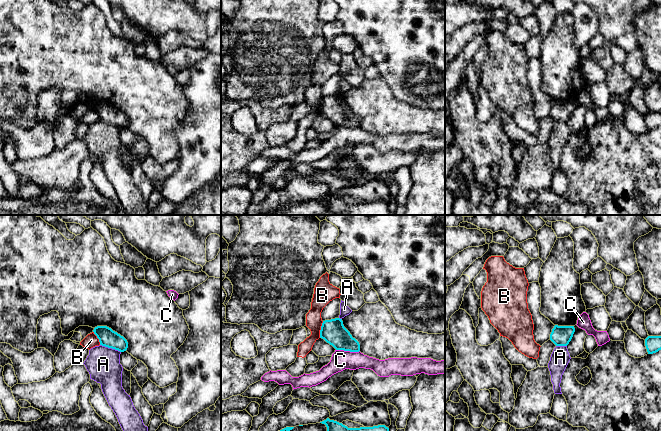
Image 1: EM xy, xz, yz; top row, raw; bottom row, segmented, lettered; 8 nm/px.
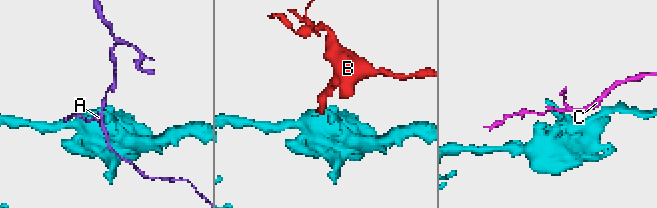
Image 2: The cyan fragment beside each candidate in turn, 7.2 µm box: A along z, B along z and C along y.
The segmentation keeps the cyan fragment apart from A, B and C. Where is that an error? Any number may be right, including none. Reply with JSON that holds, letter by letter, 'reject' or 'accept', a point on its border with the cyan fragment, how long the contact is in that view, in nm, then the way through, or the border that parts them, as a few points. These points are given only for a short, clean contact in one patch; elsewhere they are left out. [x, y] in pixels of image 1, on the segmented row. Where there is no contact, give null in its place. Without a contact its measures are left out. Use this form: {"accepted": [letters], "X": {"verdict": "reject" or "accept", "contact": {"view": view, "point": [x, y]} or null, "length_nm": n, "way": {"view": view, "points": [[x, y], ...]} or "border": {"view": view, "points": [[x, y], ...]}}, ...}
{"accepted": [], "A": {"verdict": "reject", "contact": {"view": "xy", "point": [110, 347]}, "length_nm": 180, "border": {"view": "xy", "points": [[100, 344], [117, 349], [120, 352]]}}, "B": {"verdict": "reject", "contact": {"view": "xz", "point": [321, 329]}, "length_nm": 140, "border": {"view": "xz", "points": [[323, 321], [319, 337]]}}, "C": {"verdict": "reject", "contact": {"view": "xz", "point": [348, 350]}, "length_nm": 190}}

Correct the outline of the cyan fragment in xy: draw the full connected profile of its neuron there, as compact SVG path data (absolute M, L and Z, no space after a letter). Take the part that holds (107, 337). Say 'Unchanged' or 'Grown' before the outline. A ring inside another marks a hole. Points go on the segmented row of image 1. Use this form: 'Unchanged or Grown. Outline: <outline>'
Unchanged. Outline: M97 326L93 330L100 345L124 352L128 348L127 340L107 326Z

